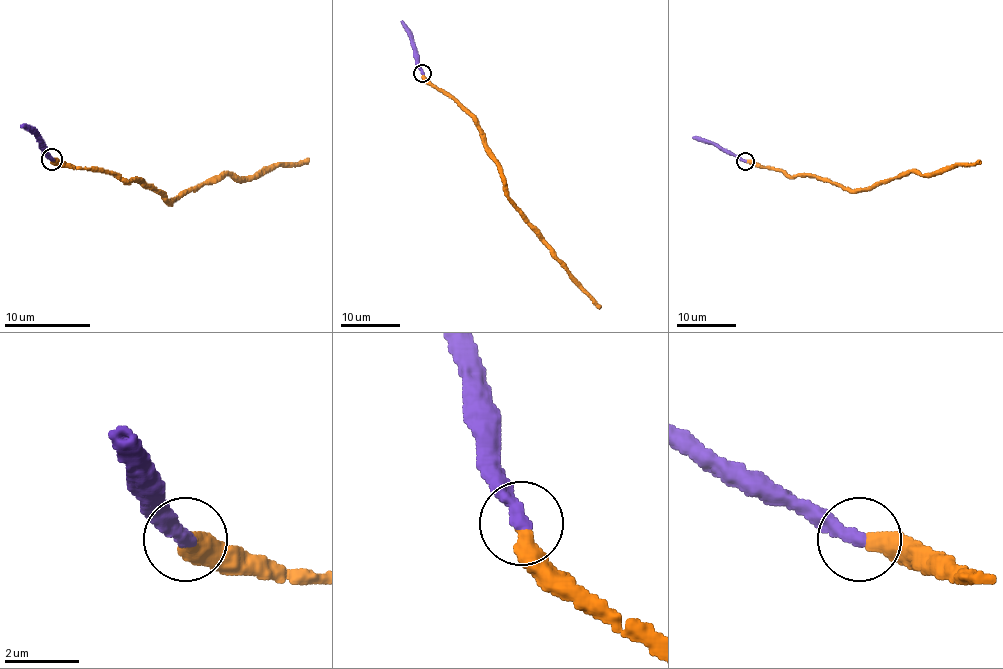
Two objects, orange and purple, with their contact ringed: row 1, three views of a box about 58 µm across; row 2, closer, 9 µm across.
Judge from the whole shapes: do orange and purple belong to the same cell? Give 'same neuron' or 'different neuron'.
same neuron

